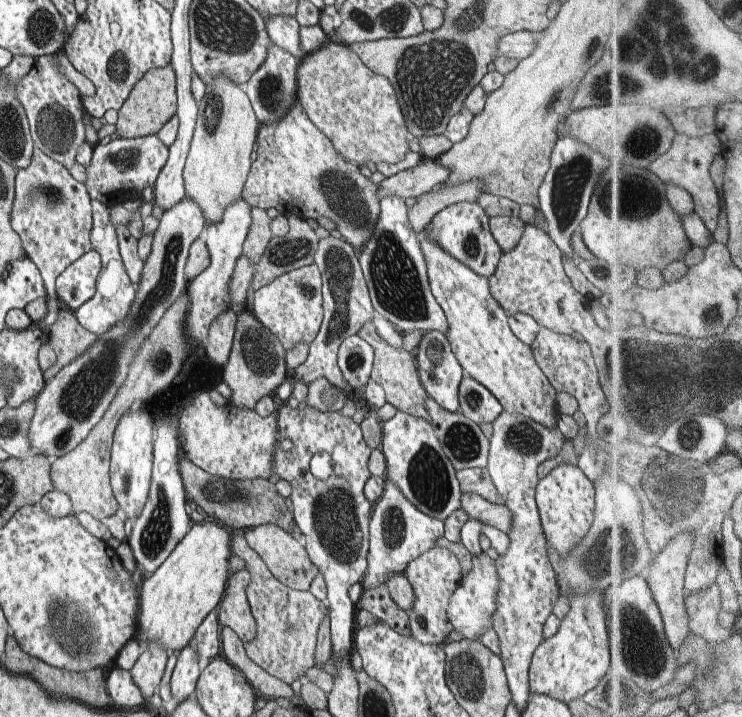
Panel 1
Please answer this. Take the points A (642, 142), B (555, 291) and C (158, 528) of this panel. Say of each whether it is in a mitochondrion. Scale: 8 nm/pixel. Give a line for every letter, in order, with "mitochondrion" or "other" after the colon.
A: mitochondrion
B: other
C: mitochondrion

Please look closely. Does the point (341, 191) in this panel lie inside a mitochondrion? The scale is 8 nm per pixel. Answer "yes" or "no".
yes

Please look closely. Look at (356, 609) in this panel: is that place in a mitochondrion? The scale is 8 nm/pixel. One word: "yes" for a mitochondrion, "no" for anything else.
no

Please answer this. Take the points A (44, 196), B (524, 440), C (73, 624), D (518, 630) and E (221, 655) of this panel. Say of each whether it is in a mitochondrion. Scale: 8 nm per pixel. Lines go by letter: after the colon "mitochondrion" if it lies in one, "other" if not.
A: mitochondrion
B: mitochondrion
C: mitochondrion
D: other
E: other

